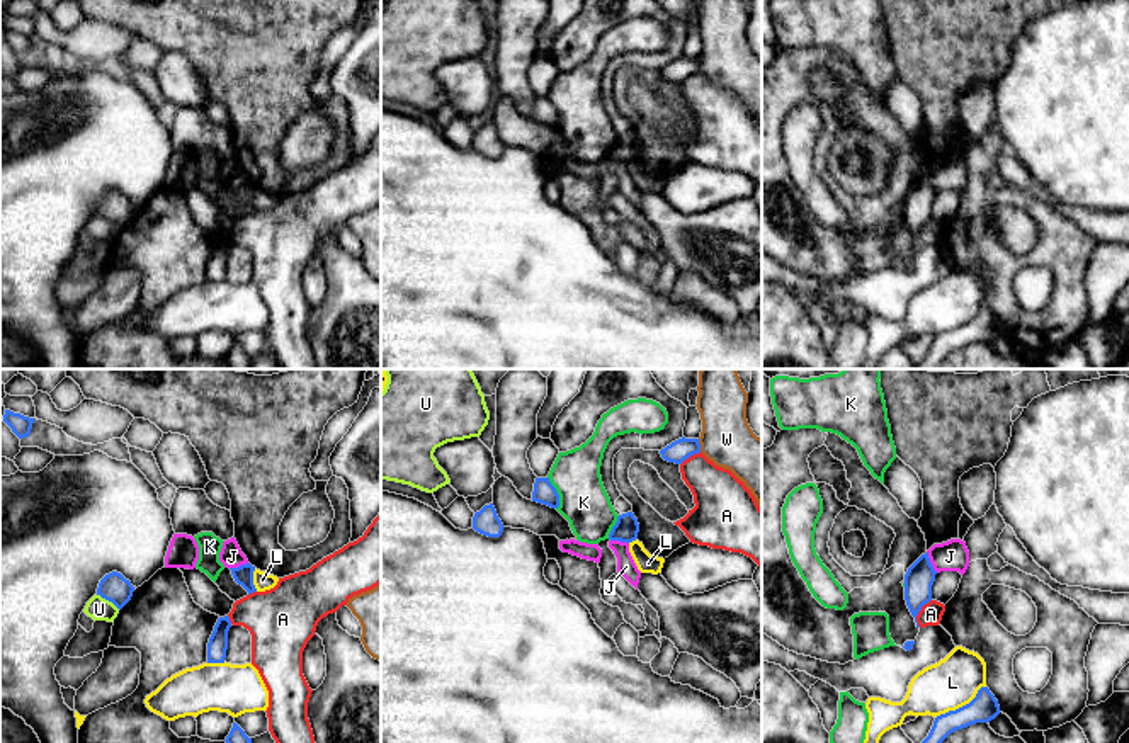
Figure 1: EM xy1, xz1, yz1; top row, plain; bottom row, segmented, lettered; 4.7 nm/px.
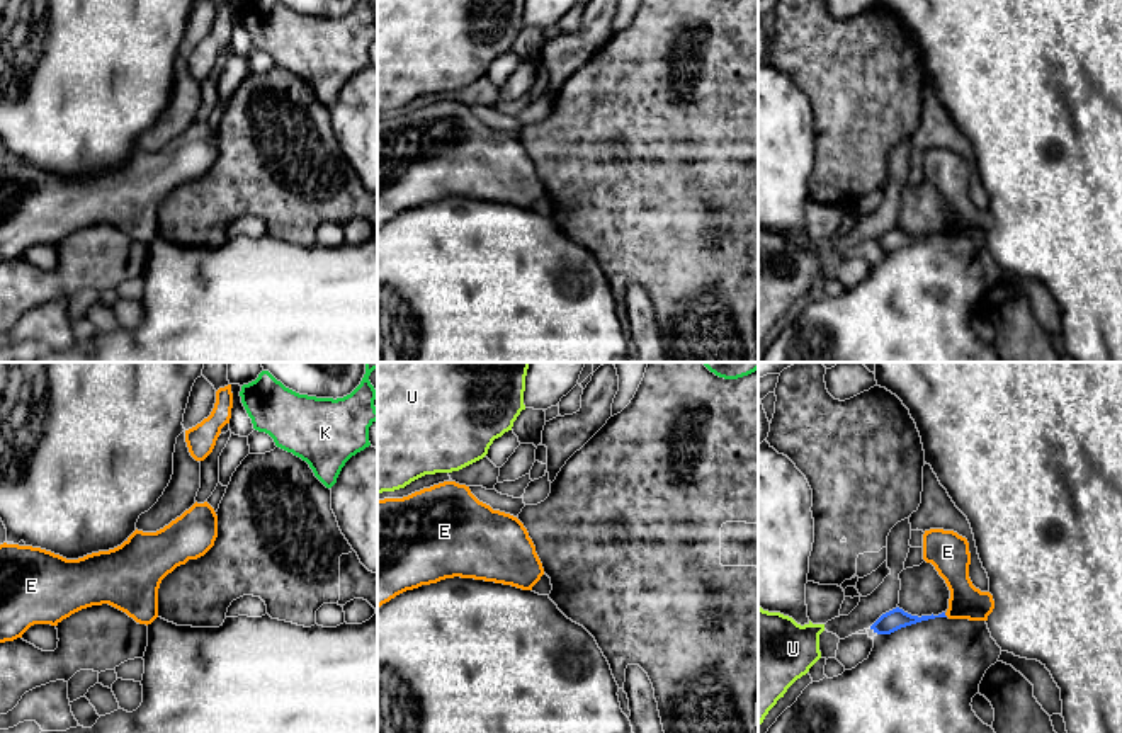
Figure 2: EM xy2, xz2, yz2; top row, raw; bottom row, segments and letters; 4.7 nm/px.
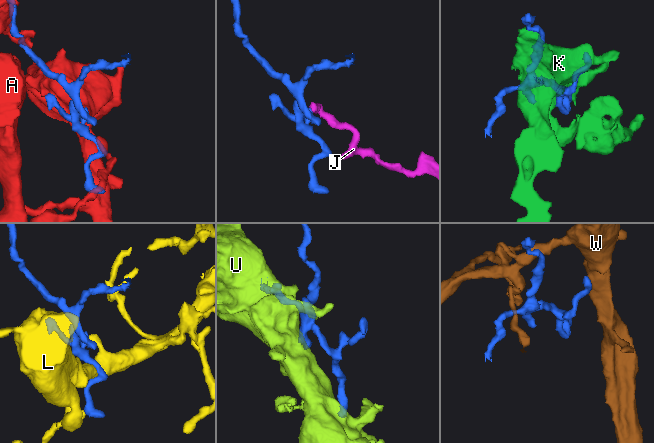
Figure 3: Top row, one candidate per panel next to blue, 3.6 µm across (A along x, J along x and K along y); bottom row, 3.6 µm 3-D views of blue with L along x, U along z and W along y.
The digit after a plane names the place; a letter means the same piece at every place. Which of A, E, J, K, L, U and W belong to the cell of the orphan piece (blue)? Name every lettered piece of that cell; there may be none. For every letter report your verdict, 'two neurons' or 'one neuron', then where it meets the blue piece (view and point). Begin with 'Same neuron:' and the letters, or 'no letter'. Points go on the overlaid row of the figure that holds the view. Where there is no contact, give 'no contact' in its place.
Same neuron: E
A: two neurons | yz1 (919, 611)
E: one neuron | yz2 (944, 614)
J: two neurons | yz1 (929, 561)
K: two neurons | xz1 (556, 493)
L: two neurons | yz1 (963, 706)
U: two neurons | xy1 (109, 601)
W: two neurons | xz1 (699, 446)

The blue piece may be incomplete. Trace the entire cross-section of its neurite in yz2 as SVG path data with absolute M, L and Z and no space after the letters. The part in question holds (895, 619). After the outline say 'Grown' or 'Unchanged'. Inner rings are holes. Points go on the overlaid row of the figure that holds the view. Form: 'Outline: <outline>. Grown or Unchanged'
Outline: M925 531L923 560L932 563L945 580L950 590L949 609L938 616L932 614L918 617L896 607L882 614L870 626L874 633L891 634L901 628L935 617L988 621L988 616L994 609L994 600L989 592L976 588L969 578L971 553L966 537L954 531Z. Grown

